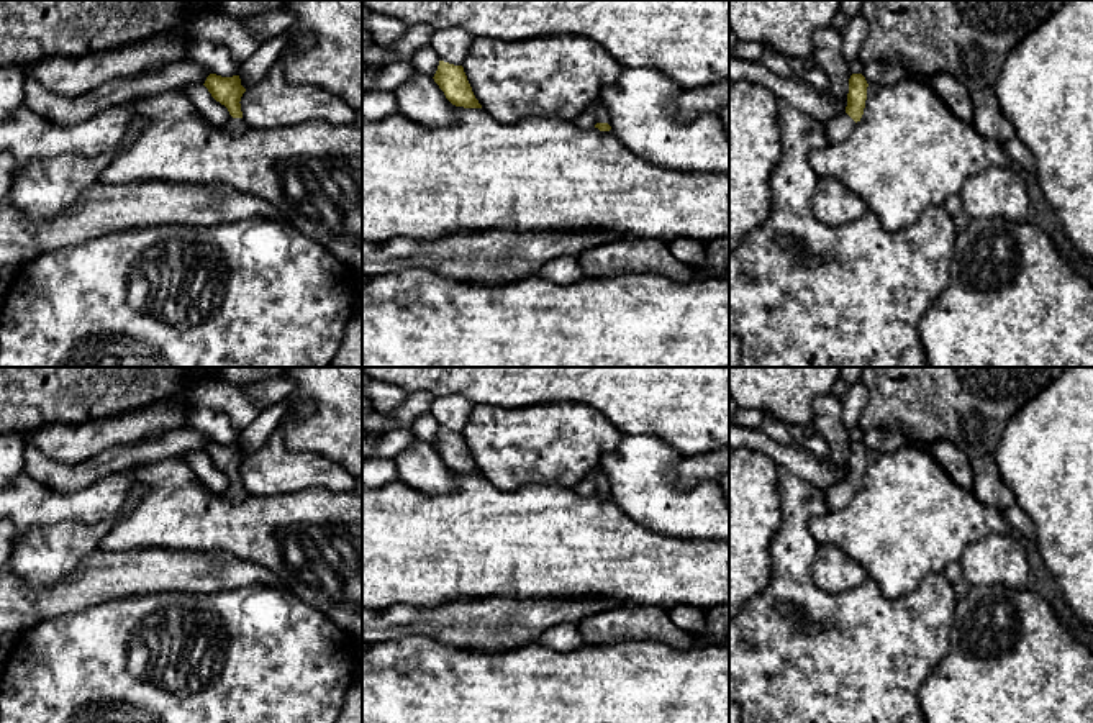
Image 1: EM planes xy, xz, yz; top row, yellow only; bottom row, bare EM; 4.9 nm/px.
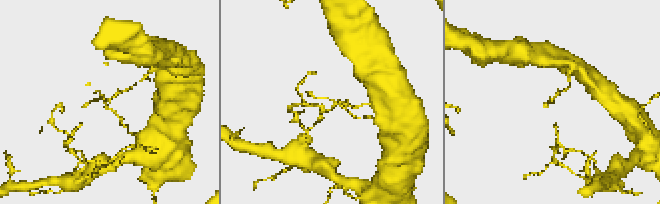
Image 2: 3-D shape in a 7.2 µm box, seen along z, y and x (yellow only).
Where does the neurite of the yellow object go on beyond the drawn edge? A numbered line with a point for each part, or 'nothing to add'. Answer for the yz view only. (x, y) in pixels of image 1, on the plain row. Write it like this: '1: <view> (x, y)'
1: yz (839, 495)

